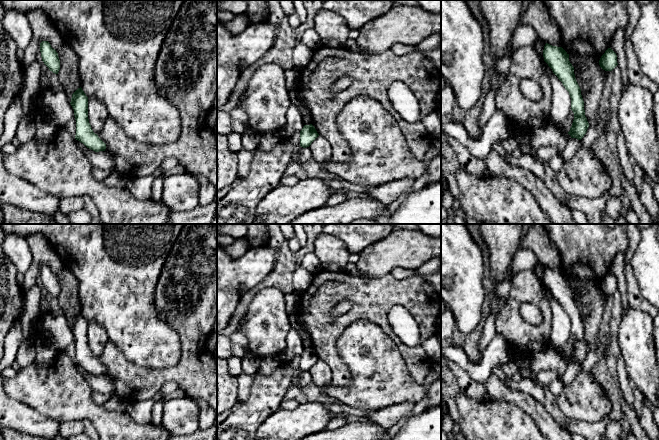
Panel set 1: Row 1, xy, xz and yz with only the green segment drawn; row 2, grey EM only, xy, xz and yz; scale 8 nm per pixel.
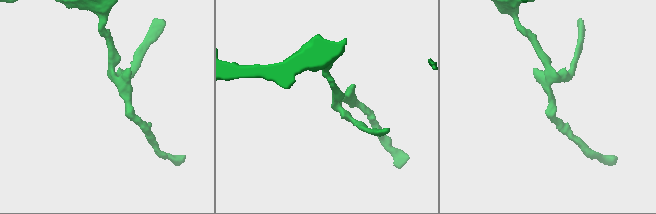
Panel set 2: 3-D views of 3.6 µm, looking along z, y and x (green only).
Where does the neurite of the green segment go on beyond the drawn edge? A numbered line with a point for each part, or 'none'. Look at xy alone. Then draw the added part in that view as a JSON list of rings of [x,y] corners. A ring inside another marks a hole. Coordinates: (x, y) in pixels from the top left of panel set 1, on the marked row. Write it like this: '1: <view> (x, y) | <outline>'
none

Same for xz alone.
none

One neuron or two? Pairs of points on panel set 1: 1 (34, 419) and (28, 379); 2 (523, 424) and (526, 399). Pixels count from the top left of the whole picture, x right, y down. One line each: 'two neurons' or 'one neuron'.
1: two neurons
2: two neurons

